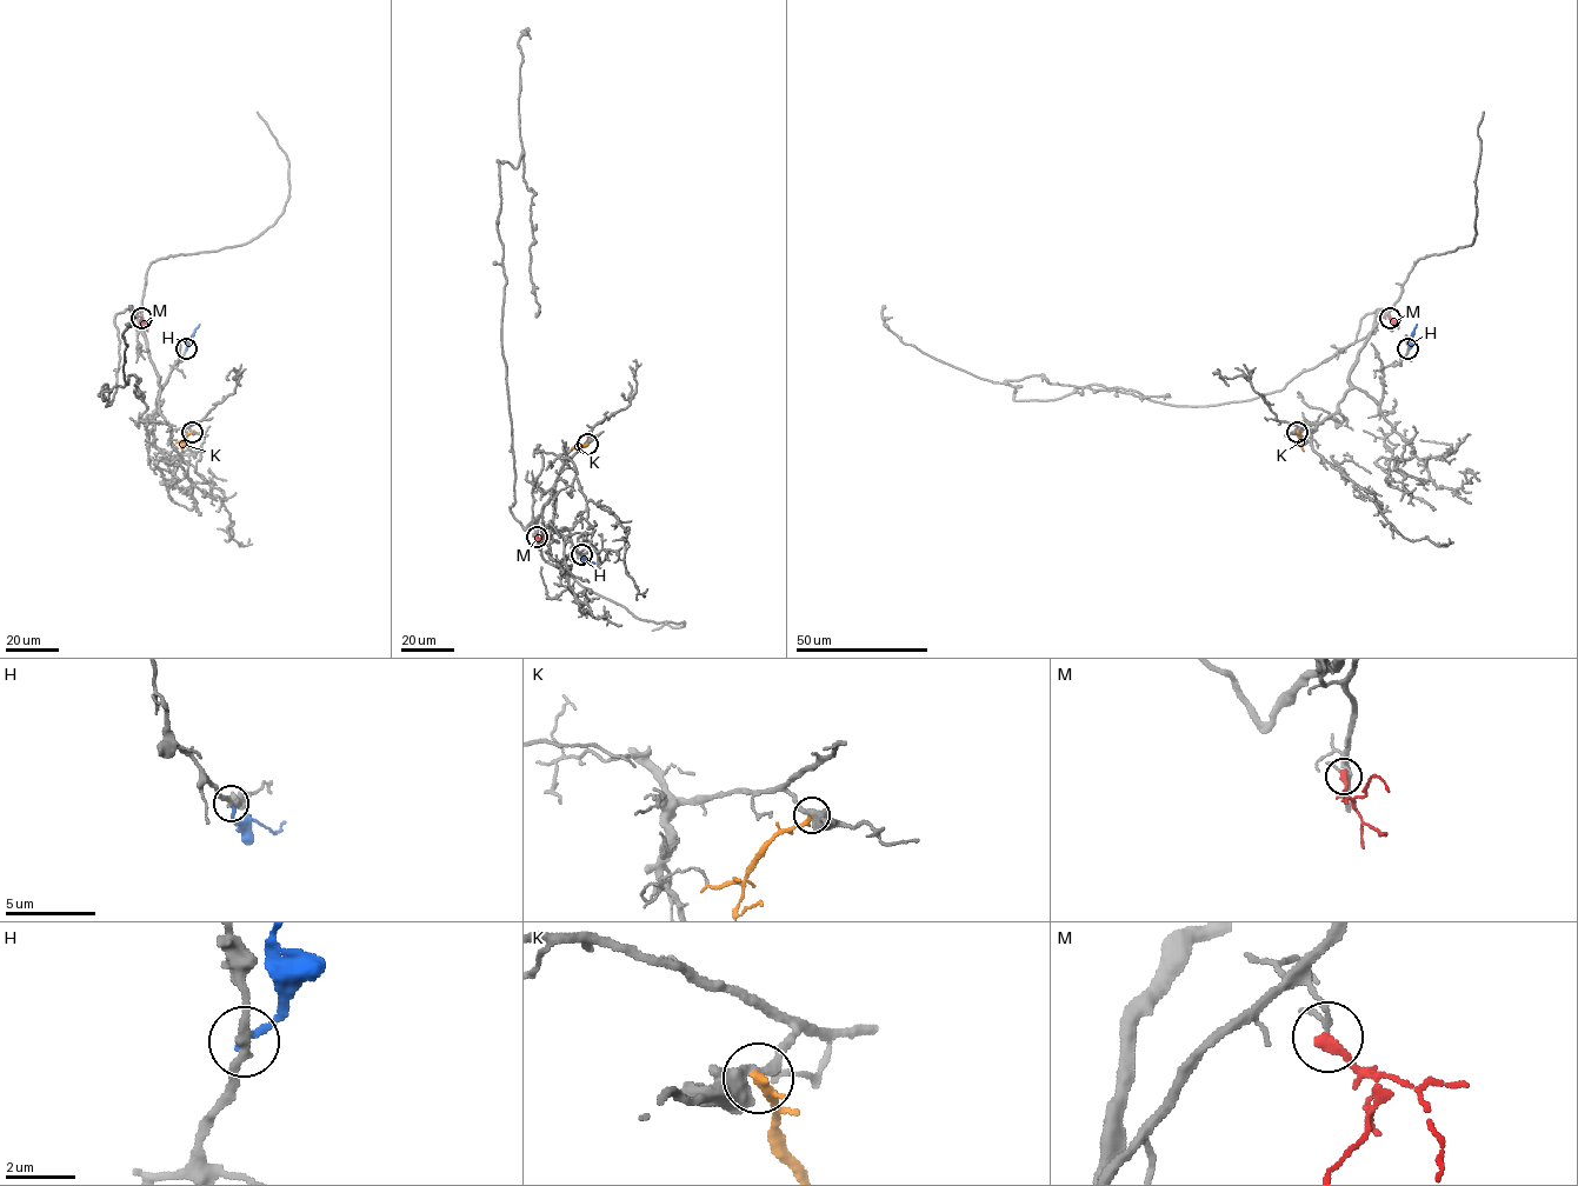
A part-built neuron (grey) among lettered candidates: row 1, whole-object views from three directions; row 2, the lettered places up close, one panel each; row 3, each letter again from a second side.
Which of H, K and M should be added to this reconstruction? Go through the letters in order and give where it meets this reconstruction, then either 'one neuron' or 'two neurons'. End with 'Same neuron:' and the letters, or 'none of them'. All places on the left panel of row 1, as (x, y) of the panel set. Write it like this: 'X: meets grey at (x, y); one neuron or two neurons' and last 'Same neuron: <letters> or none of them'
H: meets grey at (186, 348); two neurons
K: meets grey at (192, 432); two neurons
M: meets grey at (141, 318); one neuron
Same neuron: M

